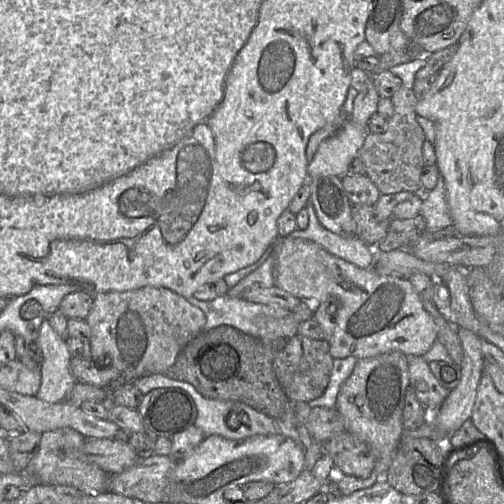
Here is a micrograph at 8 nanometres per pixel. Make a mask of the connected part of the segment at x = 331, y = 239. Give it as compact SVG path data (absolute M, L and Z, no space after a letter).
M307 202L309 224L306 229L297 229L287 237L302 238L323 247L329 253L342 258L360 268L371 268L378 252L356 235L342 236L323 227L317 218L312 202Z

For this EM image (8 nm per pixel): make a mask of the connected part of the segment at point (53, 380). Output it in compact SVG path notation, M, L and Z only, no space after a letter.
M49 319L41 323L36 344L42 351L43 361L41 384L35 396L48 403L59 403L77 383L70 371L72 356L66 341L54 331Z

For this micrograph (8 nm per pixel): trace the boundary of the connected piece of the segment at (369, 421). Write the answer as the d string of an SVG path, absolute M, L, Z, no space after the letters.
M399 351L358 359L351 375L341 385L336 409L344 421L345 431L364 441L370 447L376 462L372 473L366 479L337 474L334 478L339 488L337 495L350 495L357 490L369 488L385 477L404 436L402 412L408 386L408 356Z

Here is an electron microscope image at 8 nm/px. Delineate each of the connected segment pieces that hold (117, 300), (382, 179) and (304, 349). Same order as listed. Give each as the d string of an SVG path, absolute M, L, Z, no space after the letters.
M146 286L126 292L105 292L94 296L93 307L85 319L90 328L91 359L100 366L111 366L134 379L164 374L181 350L204 330L206 316L186 298L165 287Z
M403 85L391 98L394 106L394 114L388 120L387 130L383 133L368 133L363 146L360 148L359 157L362 159L366 175L377 186L383 195L409 191L421 193L421 172L423 163L423 144L425 134L416 117L416 105L419 97L412 89Z
M296 334L275 354L273 370L289 401L309 402L320 397L325 391L329 383L333 360L327 341Z

